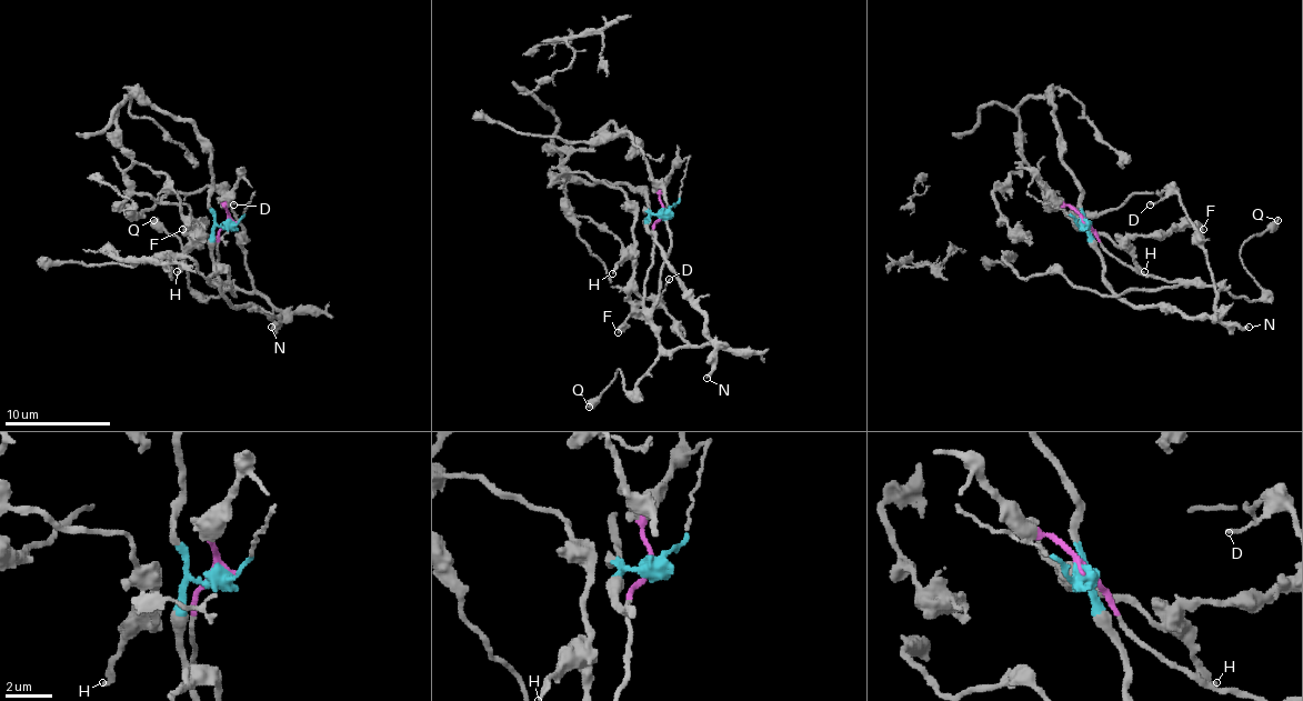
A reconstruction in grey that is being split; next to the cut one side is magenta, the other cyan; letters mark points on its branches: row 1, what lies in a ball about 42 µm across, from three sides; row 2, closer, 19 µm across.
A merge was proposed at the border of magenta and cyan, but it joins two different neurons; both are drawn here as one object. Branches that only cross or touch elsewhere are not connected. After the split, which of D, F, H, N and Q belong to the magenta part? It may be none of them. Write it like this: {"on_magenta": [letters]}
{"on_magenta": ["D", "Q"]}

